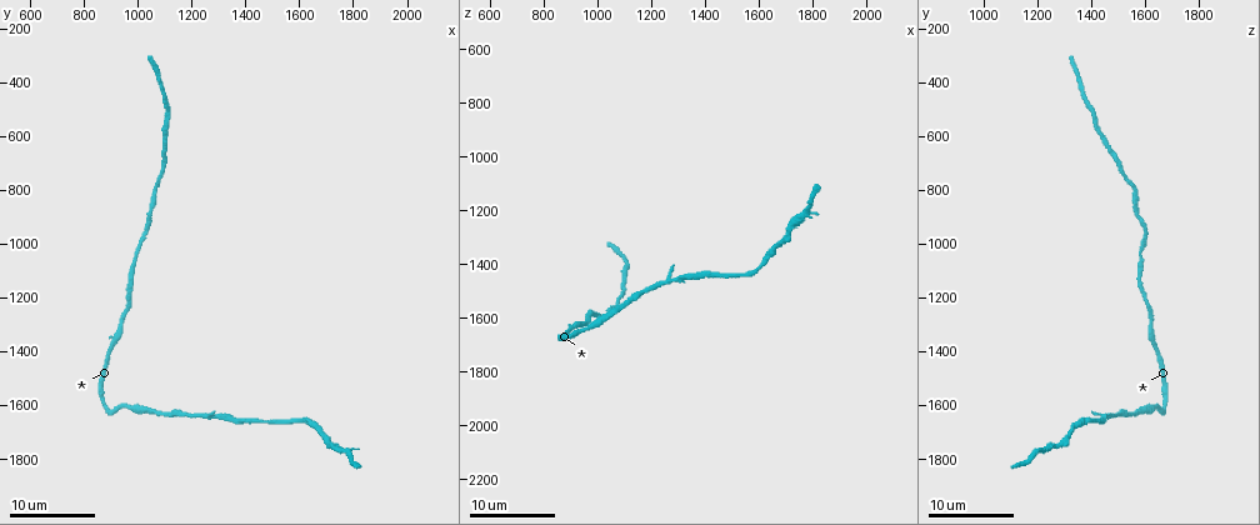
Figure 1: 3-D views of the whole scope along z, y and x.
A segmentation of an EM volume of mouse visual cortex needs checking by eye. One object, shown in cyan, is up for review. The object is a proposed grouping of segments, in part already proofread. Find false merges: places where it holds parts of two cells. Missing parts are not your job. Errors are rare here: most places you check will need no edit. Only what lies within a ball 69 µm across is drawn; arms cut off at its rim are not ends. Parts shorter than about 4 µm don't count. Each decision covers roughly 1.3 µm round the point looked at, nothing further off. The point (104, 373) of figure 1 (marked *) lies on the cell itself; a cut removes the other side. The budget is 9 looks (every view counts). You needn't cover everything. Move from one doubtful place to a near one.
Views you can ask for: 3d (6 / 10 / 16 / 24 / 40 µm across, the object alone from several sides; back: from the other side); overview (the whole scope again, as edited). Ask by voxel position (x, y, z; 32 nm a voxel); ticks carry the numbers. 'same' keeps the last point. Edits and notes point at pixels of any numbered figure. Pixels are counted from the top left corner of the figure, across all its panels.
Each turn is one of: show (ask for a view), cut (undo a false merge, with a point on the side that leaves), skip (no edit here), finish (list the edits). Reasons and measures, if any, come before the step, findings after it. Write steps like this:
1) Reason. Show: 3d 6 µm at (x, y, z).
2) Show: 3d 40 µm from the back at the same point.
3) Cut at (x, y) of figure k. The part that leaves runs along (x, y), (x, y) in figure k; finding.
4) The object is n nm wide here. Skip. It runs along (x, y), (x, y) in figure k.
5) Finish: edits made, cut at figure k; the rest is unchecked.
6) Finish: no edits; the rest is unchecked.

Sudden change in width. Show: 3d 10 µm at (1010, 1010, 1590).

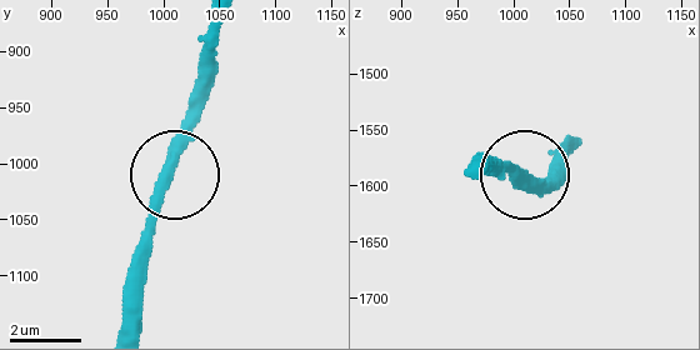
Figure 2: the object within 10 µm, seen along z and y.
Skip. It runs along (133, 325), (148, 208), (208, 95) in figure 2; one cell here.

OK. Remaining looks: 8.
Thick turns thin. Show: 3d 16 µm at (1300, 1630, 1450).

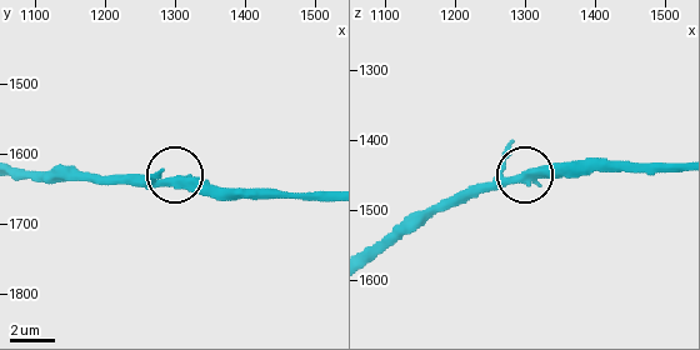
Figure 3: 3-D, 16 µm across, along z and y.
Skip. It runs along (371, 260), (439, 211), (518, 180), (589, 176) in figure 3; continuous, no second cell.

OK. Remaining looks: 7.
Show: 3d 6 µm at (1430, 1660, 1440).

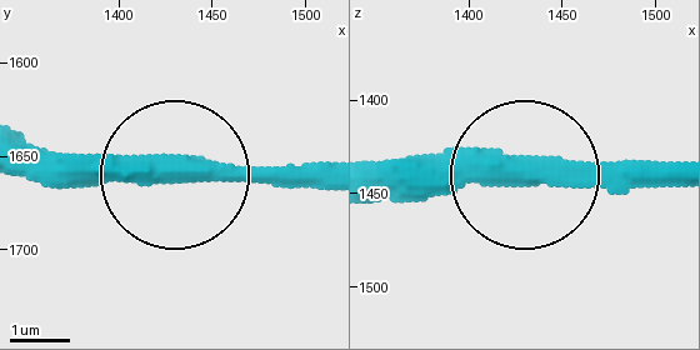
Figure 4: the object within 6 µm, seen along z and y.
Show: 3d 6 µm from the back at (1434, 1658, 1438).

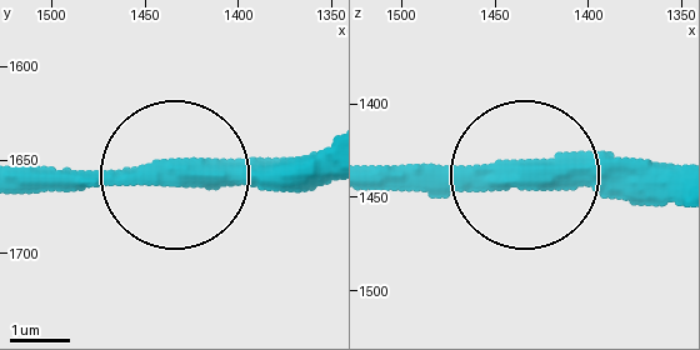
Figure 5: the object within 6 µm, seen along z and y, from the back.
Skip. It runs along (674, 200), (510, 171), (375, 171) in figure 5; one cell here.

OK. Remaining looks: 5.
Thick turns thin. Show: 3d 10 µm at (1750, 1760, 1220).

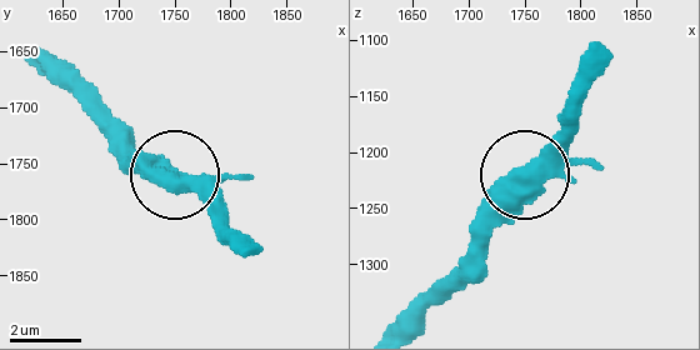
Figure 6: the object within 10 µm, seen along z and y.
Skip. It runs along (395, 326), (475, 246), (493, 201), (580, 115) in figure 6; all the same cell.

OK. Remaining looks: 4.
Finish: no edits; the rest is unchecked.

